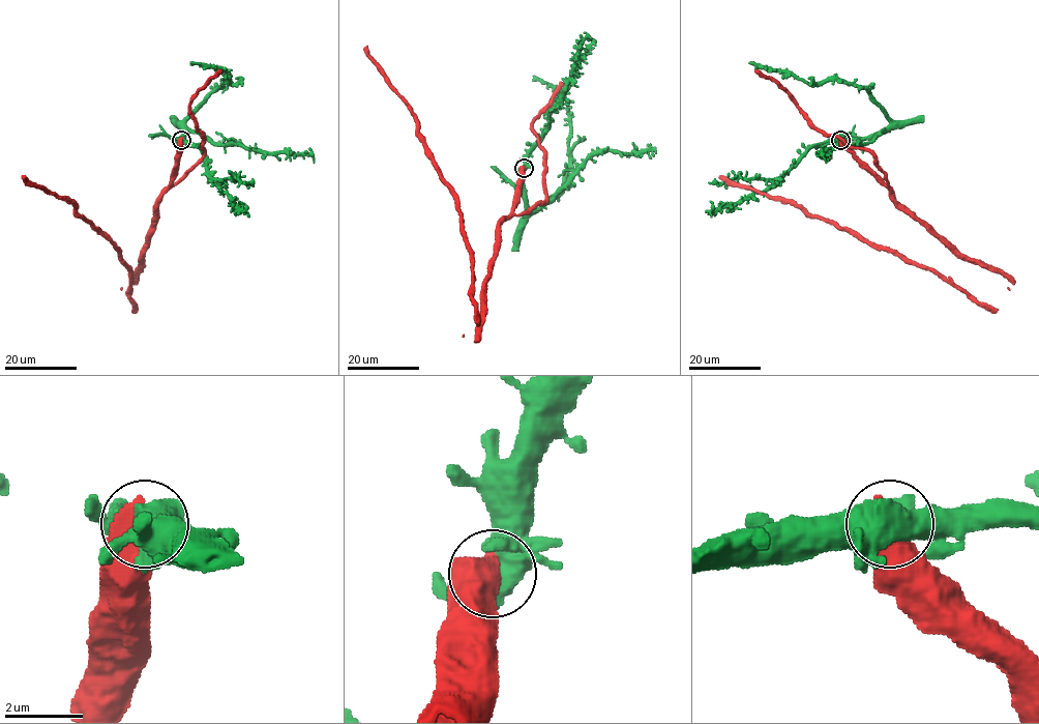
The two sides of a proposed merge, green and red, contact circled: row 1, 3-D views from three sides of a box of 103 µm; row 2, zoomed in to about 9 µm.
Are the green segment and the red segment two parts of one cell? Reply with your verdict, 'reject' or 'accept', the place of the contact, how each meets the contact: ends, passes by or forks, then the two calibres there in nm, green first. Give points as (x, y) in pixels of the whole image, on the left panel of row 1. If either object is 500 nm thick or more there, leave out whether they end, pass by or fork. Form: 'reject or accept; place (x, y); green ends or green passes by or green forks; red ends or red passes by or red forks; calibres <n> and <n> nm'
reject; place (181, 140); calibres 600 and 800 nm

